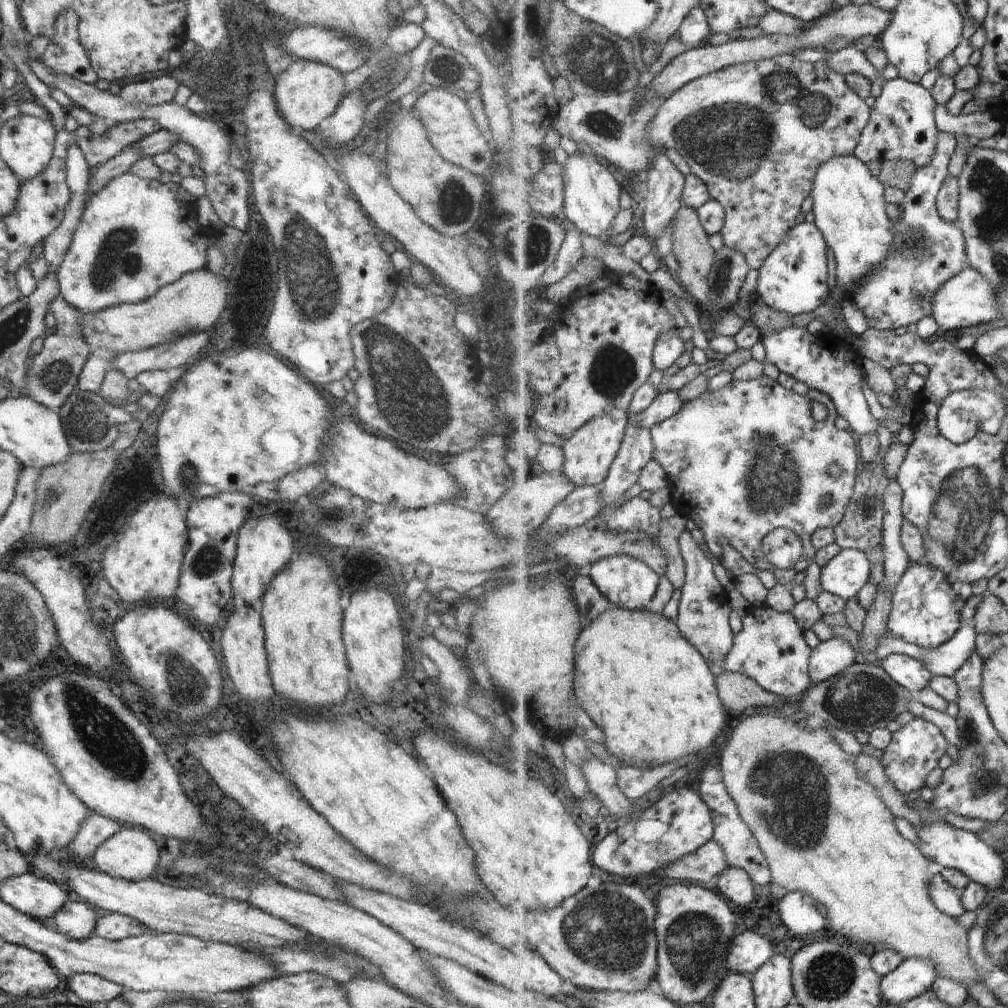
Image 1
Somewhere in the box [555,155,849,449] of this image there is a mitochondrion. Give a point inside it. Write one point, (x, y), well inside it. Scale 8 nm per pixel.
(614, 369)

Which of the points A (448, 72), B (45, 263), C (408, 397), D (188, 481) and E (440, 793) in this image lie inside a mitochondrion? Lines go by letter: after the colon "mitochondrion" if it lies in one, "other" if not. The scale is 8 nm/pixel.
A: mitochondrion
B: other
C: mitochondrion
D: mitochondrion
E: other

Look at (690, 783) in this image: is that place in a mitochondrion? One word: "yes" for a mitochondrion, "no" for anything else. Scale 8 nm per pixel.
no

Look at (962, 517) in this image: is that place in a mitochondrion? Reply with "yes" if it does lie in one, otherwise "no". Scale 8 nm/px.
yes

